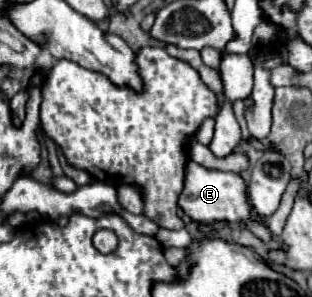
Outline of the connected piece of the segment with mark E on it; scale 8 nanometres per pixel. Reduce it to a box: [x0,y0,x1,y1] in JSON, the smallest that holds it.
[179,160,273,242]

